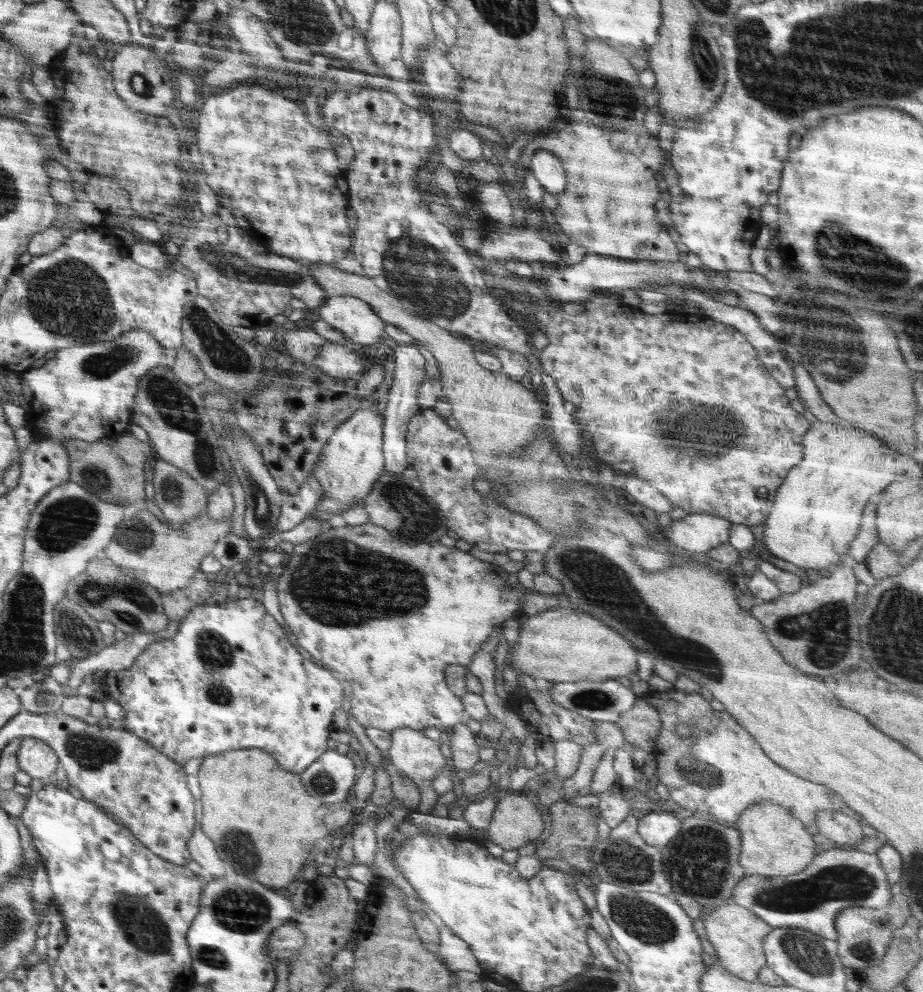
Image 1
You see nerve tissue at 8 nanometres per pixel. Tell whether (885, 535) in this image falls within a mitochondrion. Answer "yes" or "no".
no

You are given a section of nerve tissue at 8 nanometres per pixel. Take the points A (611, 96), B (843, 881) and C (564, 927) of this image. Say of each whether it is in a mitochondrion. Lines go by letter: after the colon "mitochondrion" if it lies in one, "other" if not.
A: mitochondrion
B: mitochondrion
C: other

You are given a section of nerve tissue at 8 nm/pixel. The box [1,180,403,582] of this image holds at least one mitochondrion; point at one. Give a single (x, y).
(71, 299)

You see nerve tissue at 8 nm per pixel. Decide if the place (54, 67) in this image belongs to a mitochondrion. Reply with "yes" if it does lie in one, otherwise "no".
no

